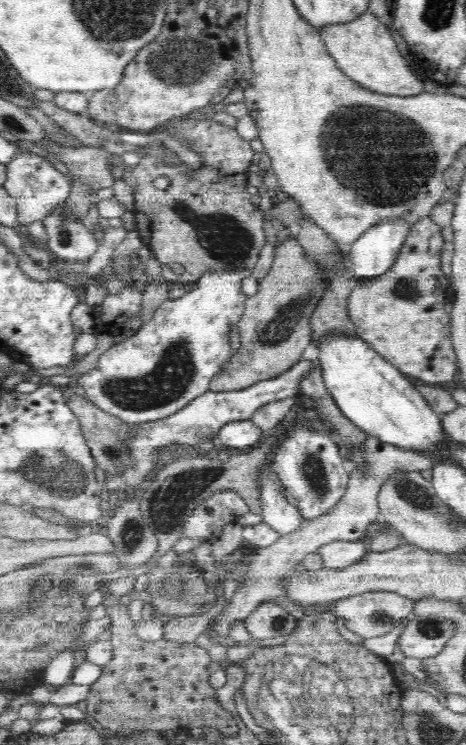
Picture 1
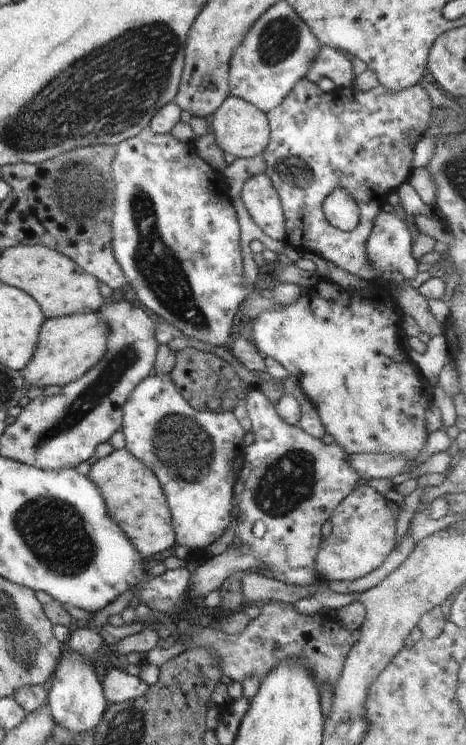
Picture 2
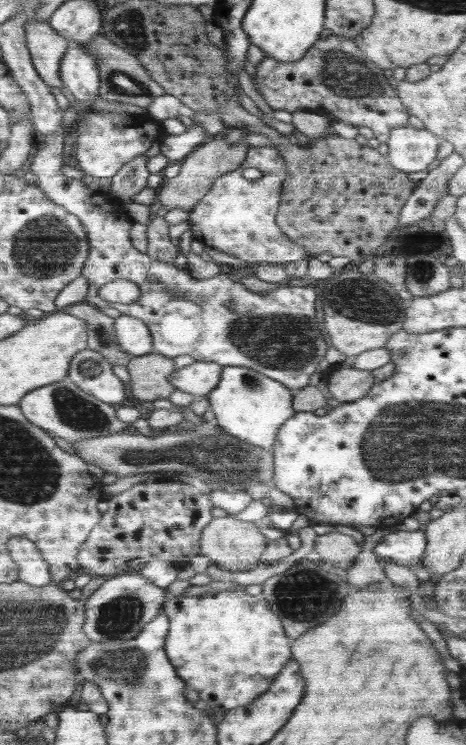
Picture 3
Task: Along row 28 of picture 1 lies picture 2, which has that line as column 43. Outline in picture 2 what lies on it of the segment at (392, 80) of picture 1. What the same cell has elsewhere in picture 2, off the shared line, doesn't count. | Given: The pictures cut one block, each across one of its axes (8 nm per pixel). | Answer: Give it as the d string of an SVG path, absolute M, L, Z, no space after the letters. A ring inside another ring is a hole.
M97 312L78 313L65 317L46 319L41 326L39 342L31 361L22 373L25 384L46 388L48 385L61 386L80 378L90 367L102 360L107 352L108 324Z

